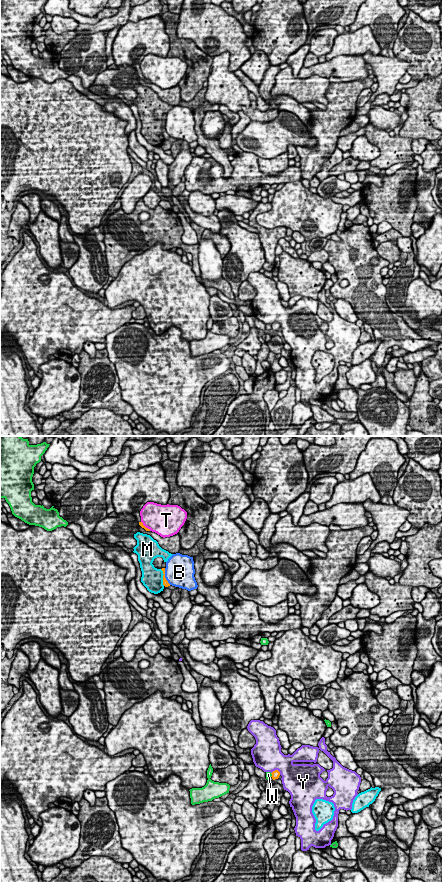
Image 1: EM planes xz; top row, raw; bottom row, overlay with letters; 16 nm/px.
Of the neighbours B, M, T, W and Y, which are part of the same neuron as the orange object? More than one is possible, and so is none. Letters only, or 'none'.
none

